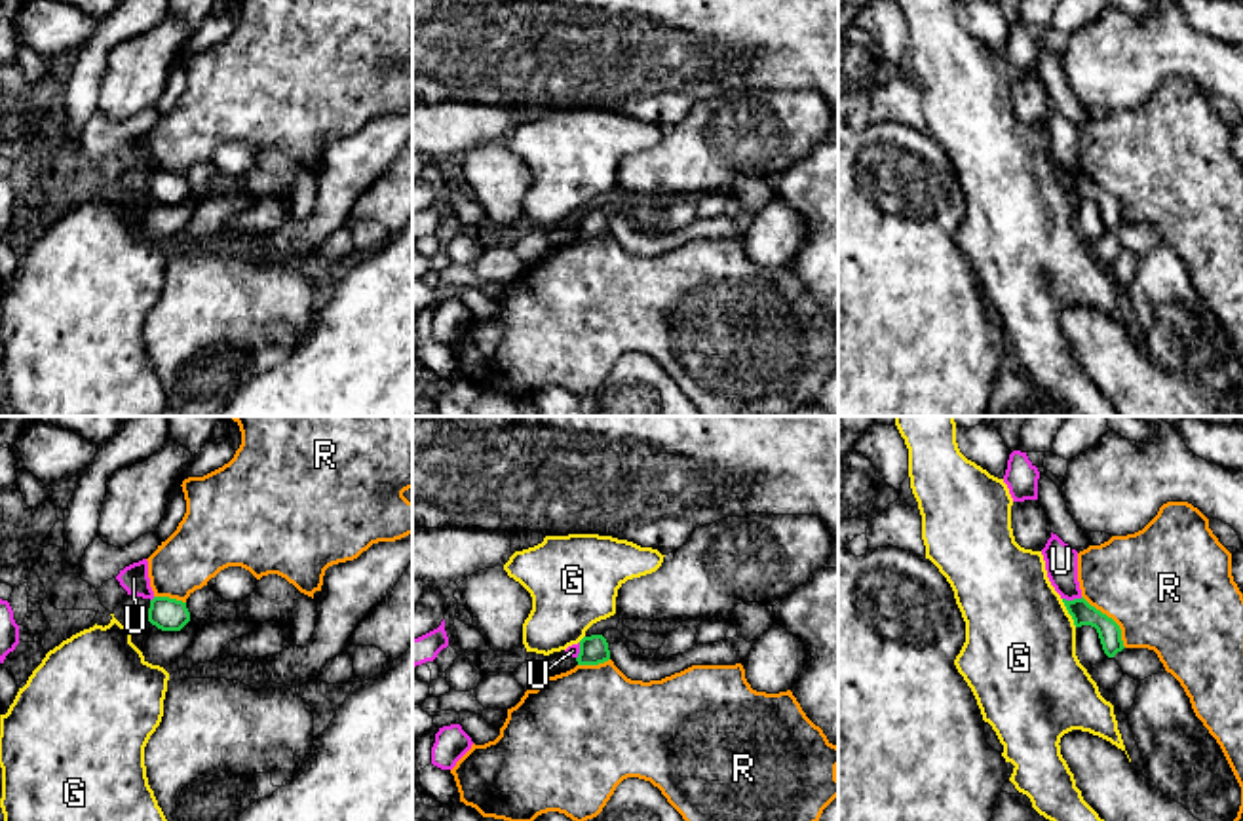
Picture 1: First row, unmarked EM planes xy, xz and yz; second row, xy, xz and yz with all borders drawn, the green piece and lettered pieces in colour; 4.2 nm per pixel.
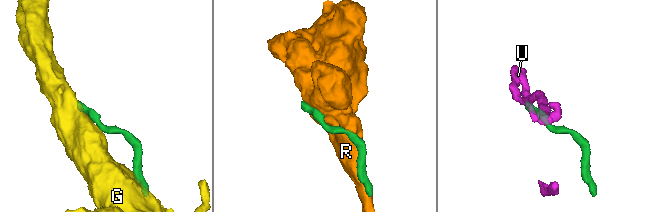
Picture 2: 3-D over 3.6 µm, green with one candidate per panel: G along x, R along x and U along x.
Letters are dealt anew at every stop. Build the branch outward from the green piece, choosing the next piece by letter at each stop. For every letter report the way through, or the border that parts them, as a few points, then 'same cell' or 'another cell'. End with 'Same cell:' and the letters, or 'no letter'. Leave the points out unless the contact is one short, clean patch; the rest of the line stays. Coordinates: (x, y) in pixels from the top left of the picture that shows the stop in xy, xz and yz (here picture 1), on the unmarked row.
G: border yz (1061, 173), (1076, 200); another cell
R: another cell
U: border yz (1082, 171), (1063, 173); another cell
Same cell: no letter

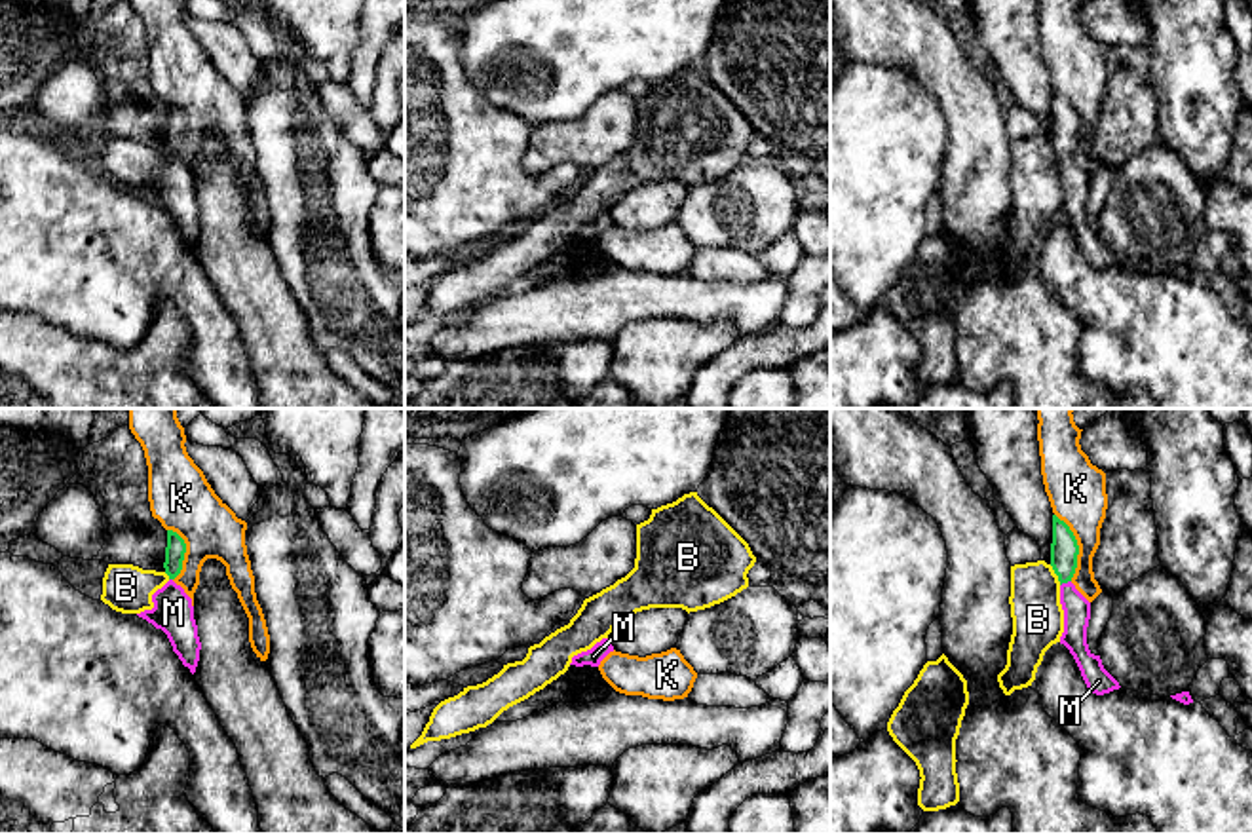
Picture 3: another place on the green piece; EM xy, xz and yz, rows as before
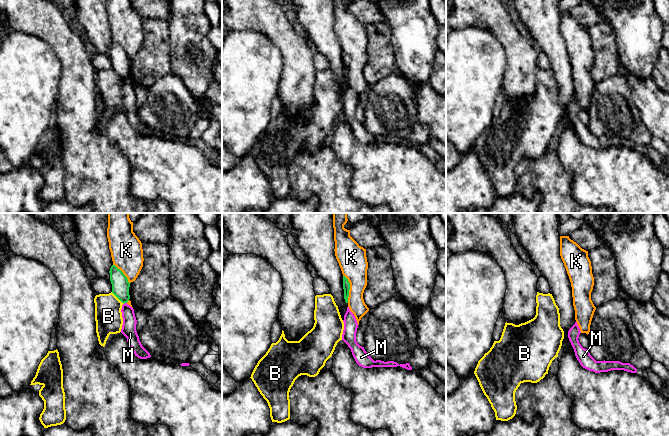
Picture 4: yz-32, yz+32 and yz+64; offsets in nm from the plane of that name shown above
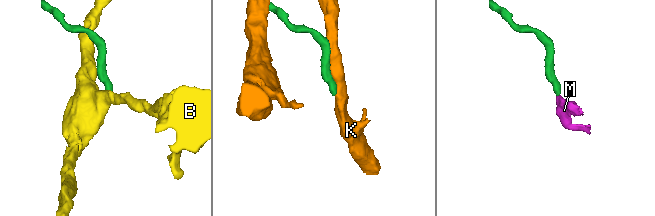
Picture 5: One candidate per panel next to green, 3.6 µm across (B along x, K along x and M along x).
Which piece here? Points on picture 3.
B: border yz (1049, 139), (1061, 158); another cell
K: another cell
M: way yz (1064, 124), (1064, 156), (1076, 181); same cell
Same cell: M

